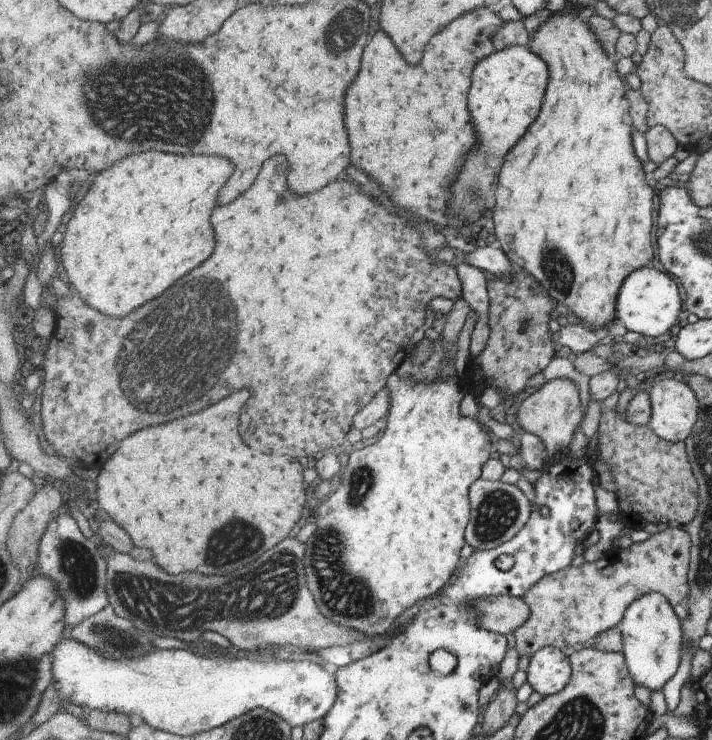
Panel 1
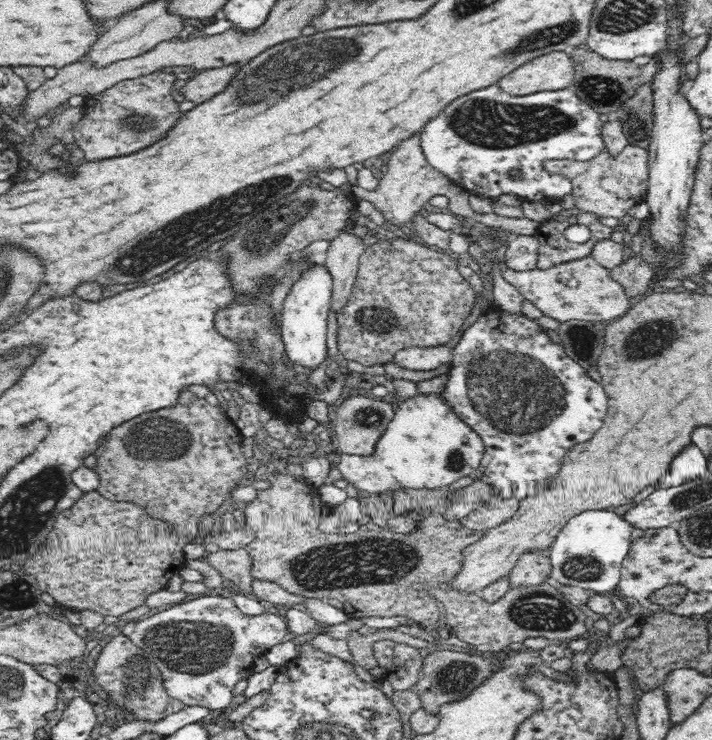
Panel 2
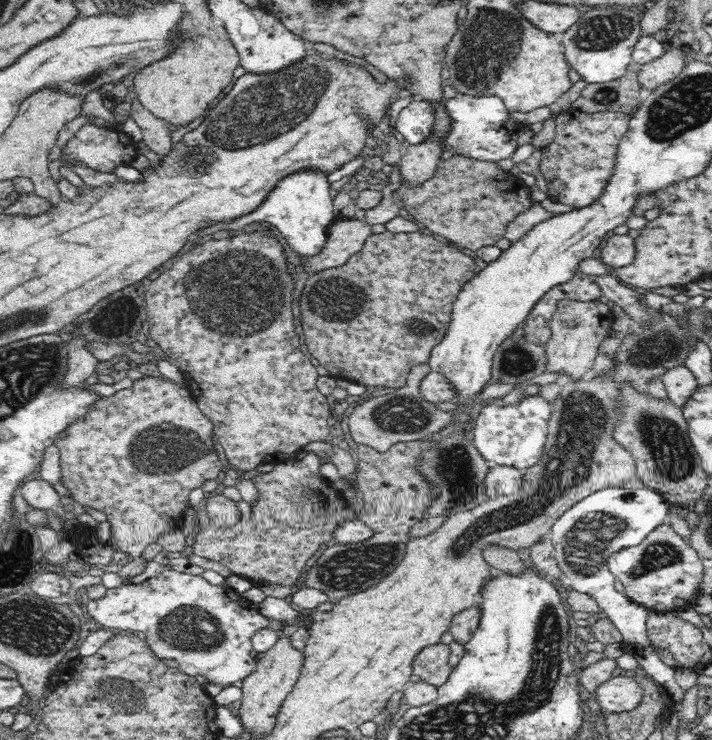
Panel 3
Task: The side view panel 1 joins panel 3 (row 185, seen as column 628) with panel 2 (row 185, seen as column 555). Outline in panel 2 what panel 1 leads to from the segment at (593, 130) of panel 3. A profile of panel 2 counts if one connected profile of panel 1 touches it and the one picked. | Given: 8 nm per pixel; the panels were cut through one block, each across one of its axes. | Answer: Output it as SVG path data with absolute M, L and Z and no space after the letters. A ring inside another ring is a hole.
M628 144L618 156L612 157L608 151L604 150L592 160L572 160L563 159L547 159L544 161L543 167L549 173L565 176L573 184L571 194L575 200L575 206L586 212L593 212L598 216L626 216L626 212L630 212L630 208L634 208L634 204L644 200L643 195L647 192L647 176L648 176L648 160L649 151L646 148L640 148L638 145Z

